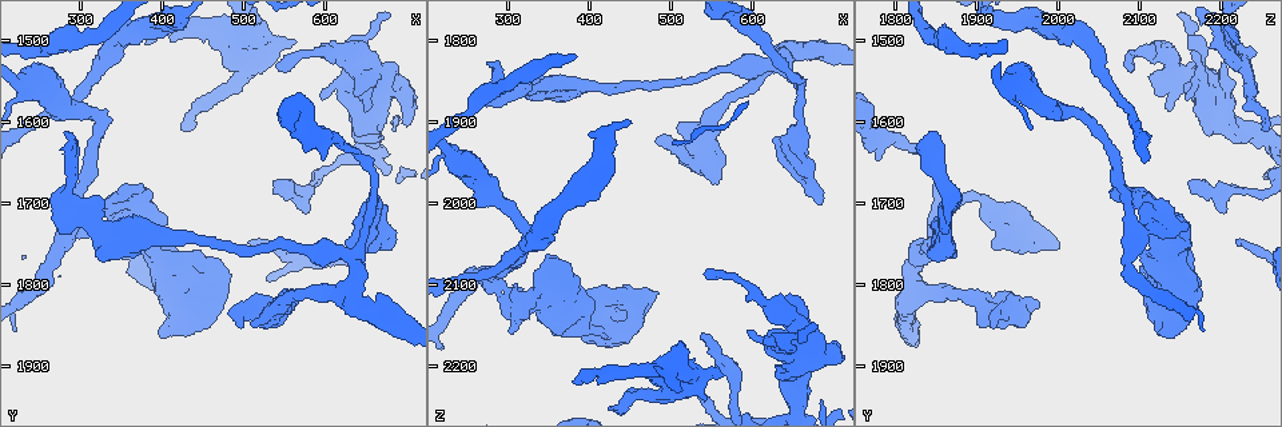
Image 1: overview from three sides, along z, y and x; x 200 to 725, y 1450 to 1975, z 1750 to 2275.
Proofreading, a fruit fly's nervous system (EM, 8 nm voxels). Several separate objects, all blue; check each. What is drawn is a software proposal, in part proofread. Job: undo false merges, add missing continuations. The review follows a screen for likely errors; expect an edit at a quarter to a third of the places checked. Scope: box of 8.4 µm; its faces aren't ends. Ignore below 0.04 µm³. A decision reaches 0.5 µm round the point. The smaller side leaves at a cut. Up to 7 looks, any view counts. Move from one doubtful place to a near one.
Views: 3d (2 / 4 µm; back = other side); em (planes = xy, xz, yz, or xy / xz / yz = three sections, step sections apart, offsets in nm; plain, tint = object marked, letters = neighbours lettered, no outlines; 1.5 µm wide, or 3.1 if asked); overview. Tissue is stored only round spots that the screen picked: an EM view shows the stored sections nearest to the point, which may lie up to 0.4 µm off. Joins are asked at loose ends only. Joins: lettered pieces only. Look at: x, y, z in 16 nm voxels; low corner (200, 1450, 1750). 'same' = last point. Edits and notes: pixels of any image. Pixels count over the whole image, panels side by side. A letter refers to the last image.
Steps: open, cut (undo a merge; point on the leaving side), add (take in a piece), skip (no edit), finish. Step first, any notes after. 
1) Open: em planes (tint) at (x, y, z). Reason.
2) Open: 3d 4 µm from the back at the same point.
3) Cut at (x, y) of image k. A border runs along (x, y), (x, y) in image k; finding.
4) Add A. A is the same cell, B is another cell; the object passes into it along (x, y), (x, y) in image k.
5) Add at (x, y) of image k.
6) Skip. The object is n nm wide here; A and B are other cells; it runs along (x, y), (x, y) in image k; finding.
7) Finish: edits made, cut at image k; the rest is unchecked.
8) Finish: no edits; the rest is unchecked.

Open: 3d 4 µm at (350, 1680, 2065). Free end.

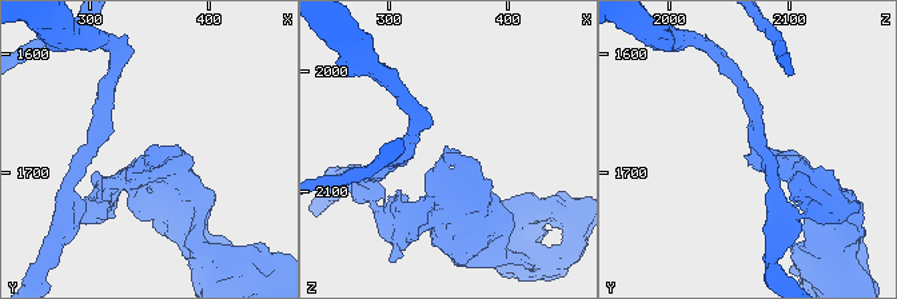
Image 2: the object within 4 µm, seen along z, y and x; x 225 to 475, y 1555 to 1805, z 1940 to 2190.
Open: em planes (letters) at (352, 1674, 2066). Now the EM.

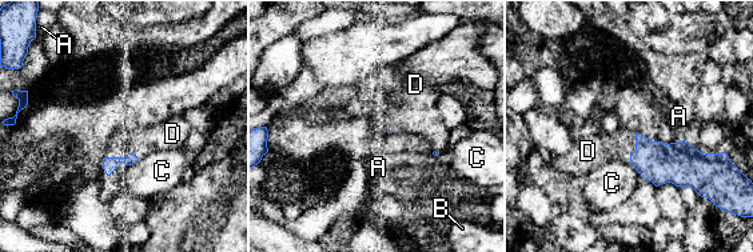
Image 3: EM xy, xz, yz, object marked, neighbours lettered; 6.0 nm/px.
Add D. D is the same cell, A, B and C are other cells; the cell continues.

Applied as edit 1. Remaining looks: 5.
Open: em planes (letters) at (545, 1535, 2085). Branch stops here.

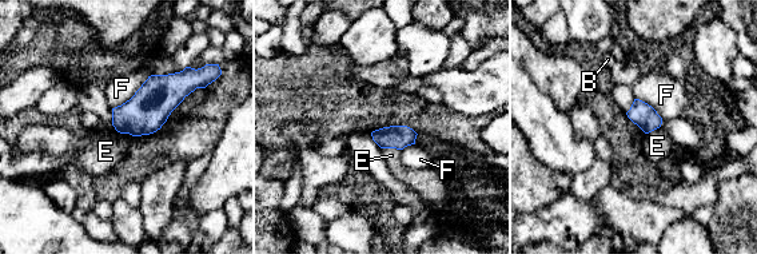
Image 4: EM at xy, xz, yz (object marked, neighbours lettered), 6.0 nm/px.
Skip. The longest contact is with F, 300 nm; B, E and F are other cells; a border runs along (381, 147), (395, 147), (399, 150) in image 4; no lettered piece goes on from it.

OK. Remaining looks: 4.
Open: 3d 2 µm at (280, 1695, 1870).

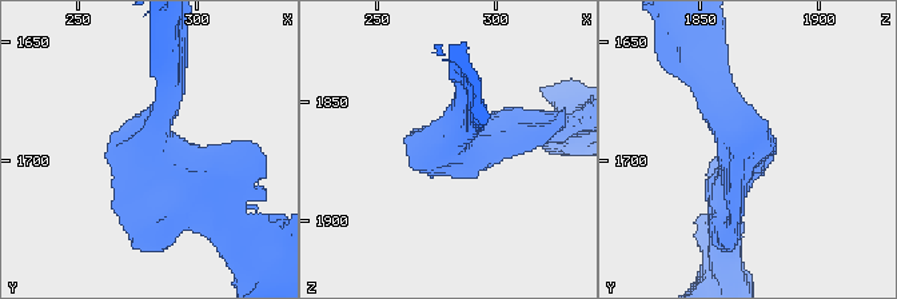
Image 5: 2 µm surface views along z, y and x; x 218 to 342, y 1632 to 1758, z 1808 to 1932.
Open: em planes (letters) at (283, 1695, 1869). Now the EM.

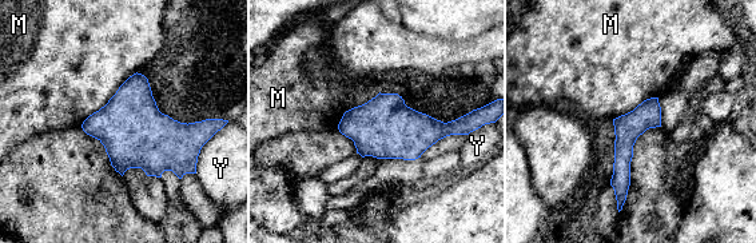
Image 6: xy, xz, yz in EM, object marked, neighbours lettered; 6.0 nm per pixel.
Skip. M and Y are other cells; a border runs along (136, 71), (80, 126) in image 6; all the same cell.

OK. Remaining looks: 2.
Finish: edits made, add at image 3; the rest is unchecked.

